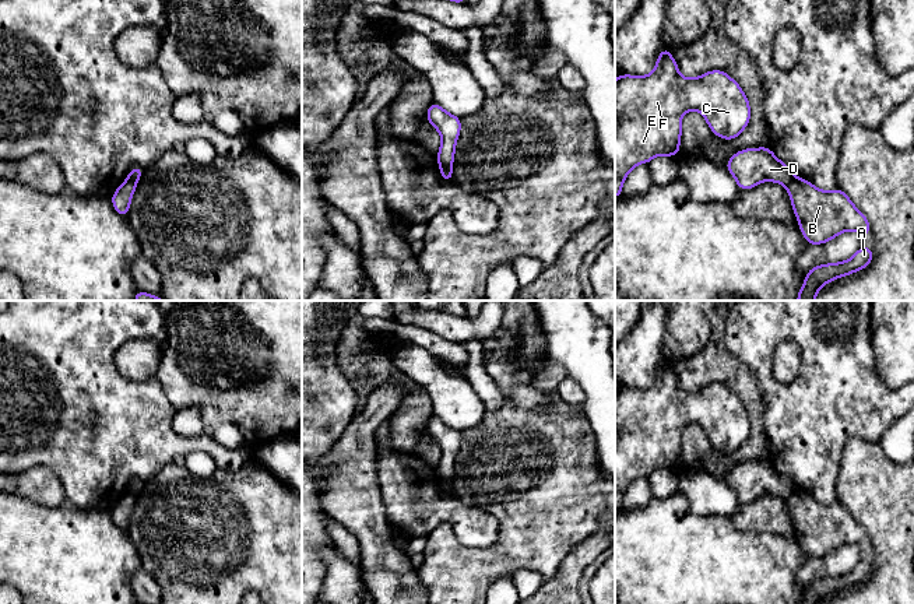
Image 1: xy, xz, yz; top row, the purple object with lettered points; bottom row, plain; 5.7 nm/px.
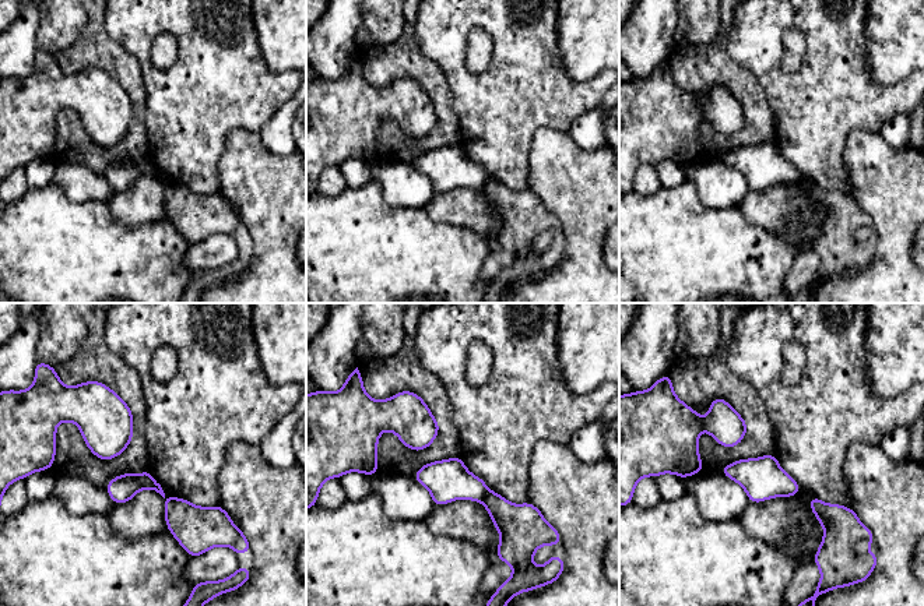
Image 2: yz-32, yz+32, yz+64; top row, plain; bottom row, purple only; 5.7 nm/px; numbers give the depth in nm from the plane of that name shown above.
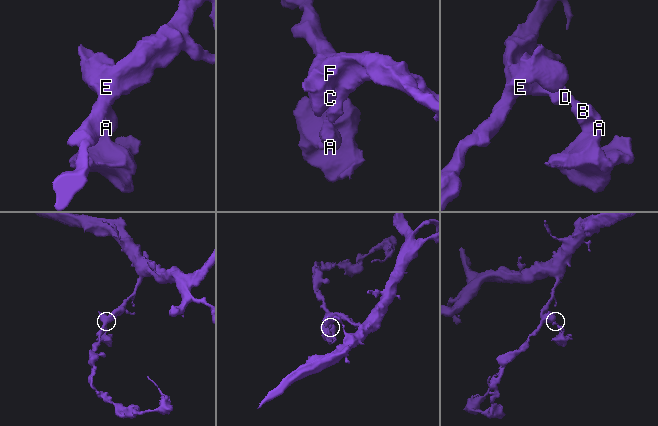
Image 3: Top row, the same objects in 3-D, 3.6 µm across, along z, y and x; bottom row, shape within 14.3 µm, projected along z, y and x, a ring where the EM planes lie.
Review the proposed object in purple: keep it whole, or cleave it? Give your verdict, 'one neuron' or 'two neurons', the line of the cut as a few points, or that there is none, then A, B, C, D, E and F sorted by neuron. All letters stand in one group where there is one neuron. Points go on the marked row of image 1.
two neurons; cut in xz along (440, 164), (450, 169); A B / C D E F

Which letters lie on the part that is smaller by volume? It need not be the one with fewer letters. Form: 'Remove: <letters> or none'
Remove: A, B

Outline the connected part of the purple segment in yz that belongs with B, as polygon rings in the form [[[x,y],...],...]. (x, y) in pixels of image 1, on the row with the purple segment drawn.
[[[795,178],[787,192],[792,204],[794,214],[799,224],[799,231],[808,245],[822,245],[846,231],[857,231],[859,236],[872,233],[868,218],[861,213],[850,197],[841,190],[819,190],[806,179]]]

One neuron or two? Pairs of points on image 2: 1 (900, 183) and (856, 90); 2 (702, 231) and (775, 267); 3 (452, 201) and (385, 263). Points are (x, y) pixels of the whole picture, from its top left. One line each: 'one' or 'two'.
1: two
2: one
3: two

